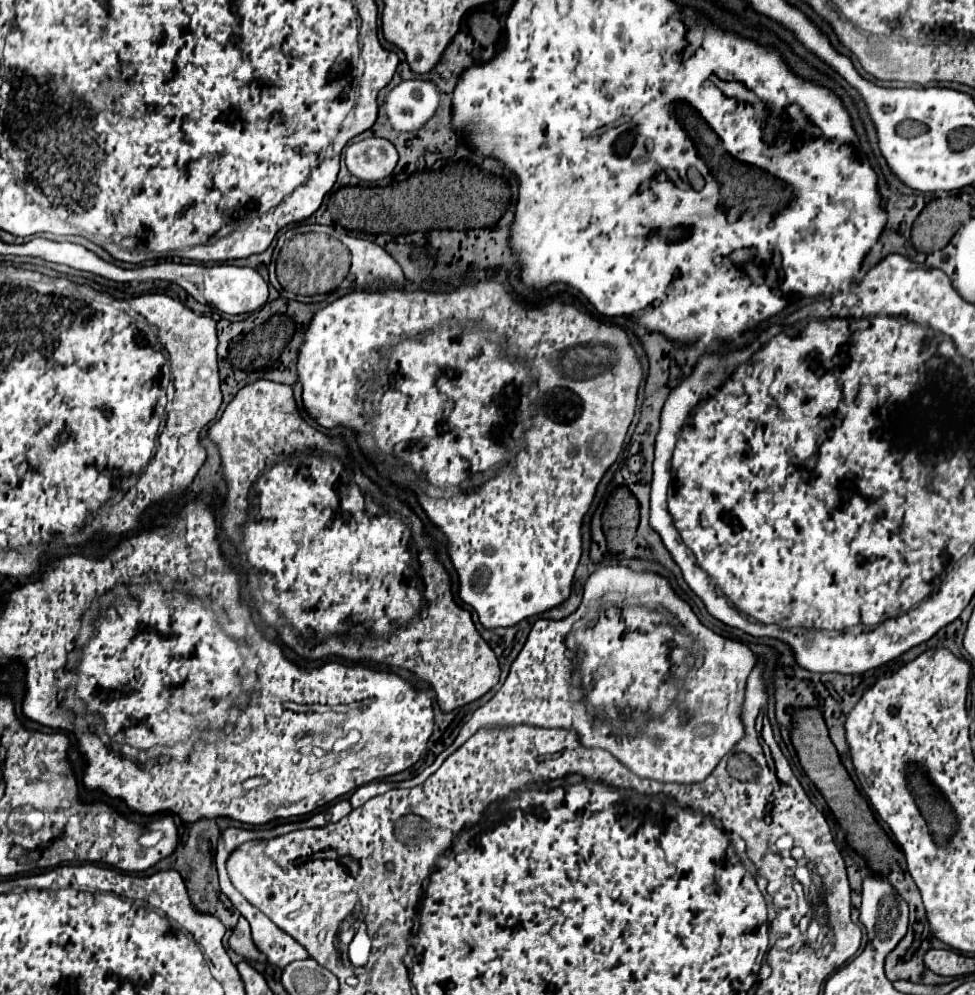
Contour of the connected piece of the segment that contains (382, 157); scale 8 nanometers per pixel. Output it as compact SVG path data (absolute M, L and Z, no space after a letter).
M368 137L348 145L346 149L346 167L348 171L366 181L376 183L392 175L398 163L398 151L390 141Z

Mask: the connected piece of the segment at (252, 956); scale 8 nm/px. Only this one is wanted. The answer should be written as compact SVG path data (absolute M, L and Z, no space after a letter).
M240 917L236 929L232 931L232 937L230 937L230 949L236 951L238 955L242 955L244 959L248 961L254 961L254 963L266 963L266 957L262 957L262 953L254 947L254 941L250 937L250 925L244 917Z

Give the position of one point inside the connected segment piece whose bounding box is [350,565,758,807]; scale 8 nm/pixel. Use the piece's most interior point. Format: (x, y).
(629, 653)

